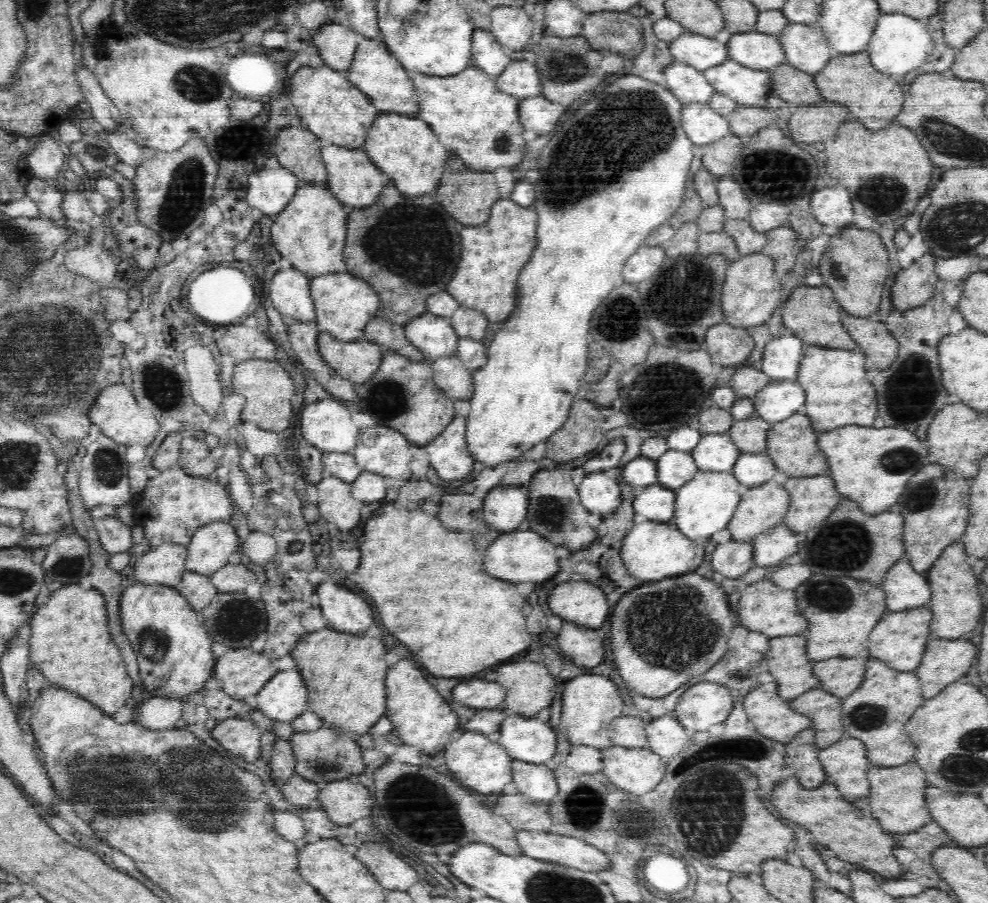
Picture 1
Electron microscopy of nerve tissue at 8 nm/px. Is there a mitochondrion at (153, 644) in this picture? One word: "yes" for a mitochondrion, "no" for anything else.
yes

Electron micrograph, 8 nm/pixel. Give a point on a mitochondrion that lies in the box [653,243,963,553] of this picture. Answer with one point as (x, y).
(909, 393)

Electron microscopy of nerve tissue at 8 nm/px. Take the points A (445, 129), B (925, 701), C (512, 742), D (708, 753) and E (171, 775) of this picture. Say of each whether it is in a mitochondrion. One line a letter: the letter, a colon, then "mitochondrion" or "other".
A: other
B: other
C: other
D: mitochondrion
E: mitochondrion

